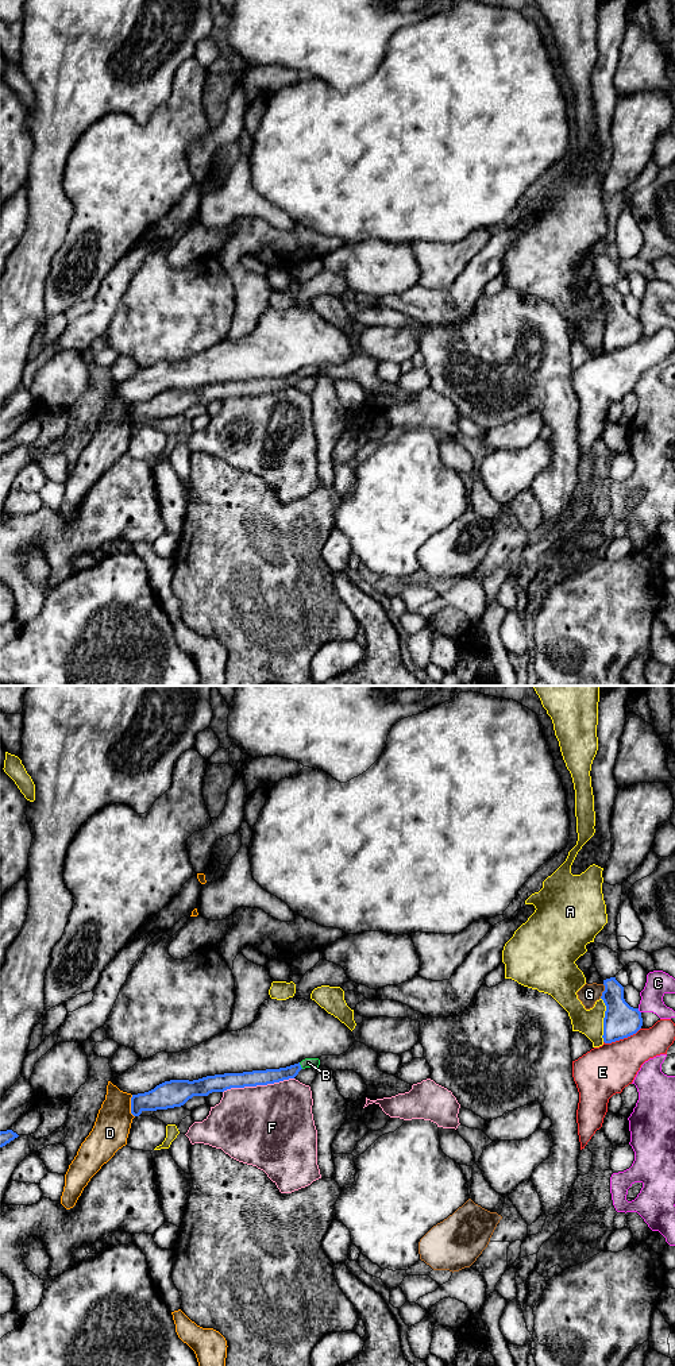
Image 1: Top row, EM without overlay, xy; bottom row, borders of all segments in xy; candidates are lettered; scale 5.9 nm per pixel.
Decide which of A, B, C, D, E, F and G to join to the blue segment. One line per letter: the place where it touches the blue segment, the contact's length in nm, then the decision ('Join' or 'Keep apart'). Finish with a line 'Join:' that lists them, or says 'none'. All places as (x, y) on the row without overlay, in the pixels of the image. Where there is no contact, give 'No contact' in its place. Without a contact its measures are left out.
A: Touches blue at xy (604, 328). Shared border 260 nm. Keep apart
B: Touches blue at xy (300, 374). Shared border 50 nm. Join
C: Touches blue at xy (639, 320). Shared border 40 nm. Keep apart
D: Touches blue at xy (131, 415). Shared border 140 nm. Keep apart
E: Touches blue at xy (621, 347). Shared border 240 nm. Keep apart
F: Touches blue at xy (258, 393). Shared border 440 nm. Keep apart
G: Touches blue at xy (604, 300). Shared border 90 nm. Keep apart
Join: B

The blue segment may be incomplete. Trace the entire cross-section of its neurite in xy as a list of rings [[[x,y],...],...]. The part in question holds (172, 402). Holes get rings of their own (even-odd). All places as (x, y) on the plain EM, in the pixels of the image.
[[[305,367],[298,373],[266,379],[243,382],[224,382],[207,385],[198,389],[170,389],[154,398],[132,404],[131,422],[139,425],[143,420],[167,418],[184,414],[193,405],[208,405],[212,401],[224,401],[231,397],[256,395],[294,387],[301,378],[319,377],[319,367]]]

